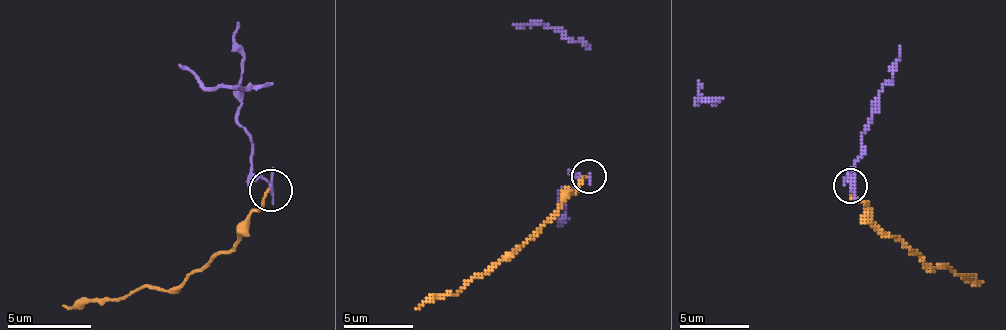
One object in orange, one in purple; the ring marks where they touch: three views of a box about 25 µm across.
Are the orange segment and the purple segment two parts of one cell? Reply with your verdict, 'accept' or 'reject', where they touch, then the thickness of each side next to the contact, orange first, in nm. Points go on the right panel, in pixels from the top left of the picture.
reject; at (850, 185); 150 nm thick on the orange side, 150 nm on the other

